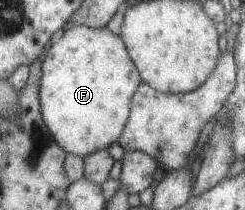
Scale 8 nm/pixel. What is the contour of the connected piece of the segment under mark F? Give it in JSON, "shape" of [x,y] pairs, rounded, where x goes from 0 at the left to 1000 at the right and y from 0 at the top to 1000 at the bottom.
{"shape":[[[298,124],[196,214],[167,271],[155,467],[163,538],[200,648],[269,724],[335,752],[441,710],[482,671],[527,552],[531,467],[576,381],[498,190],[429,129]]]}

